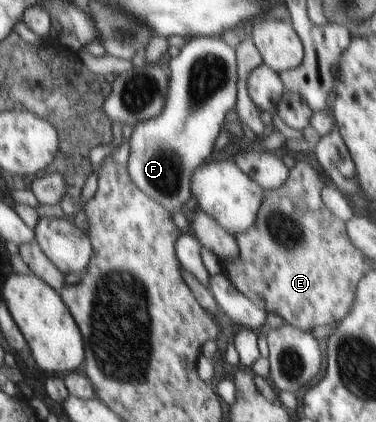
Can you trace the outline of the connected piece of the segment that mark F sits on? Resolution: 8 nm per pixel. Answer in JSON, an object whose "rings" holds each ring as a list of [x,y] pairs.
{"rings":[[[220,37],[187,39],[179,55],[170,58],[168,69],[169,90],[161,112],[156,117],[137,123],[129,138],[129,159],[127,167],[132,181],[152,199],[159,201],[166,209],[180,210],[190,199],[190,179],[202,163],[212,155],[216,137],[222,129],[226,113],[236,105],[236,55],[230,45],[222,45]]]}

